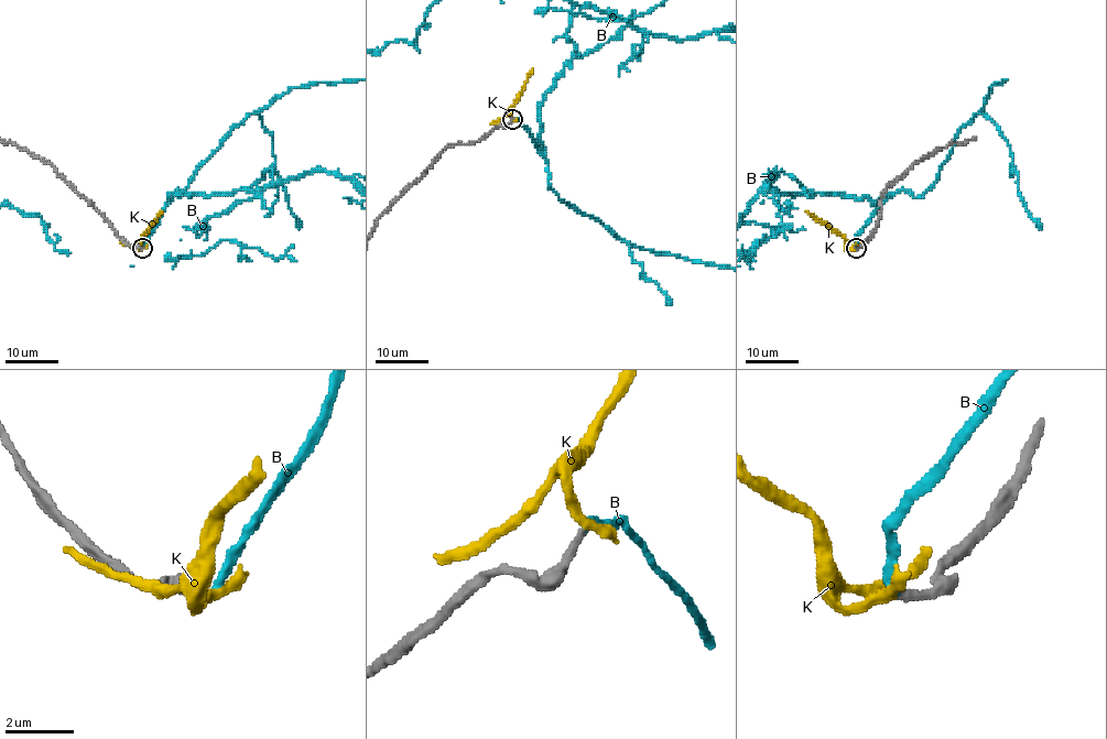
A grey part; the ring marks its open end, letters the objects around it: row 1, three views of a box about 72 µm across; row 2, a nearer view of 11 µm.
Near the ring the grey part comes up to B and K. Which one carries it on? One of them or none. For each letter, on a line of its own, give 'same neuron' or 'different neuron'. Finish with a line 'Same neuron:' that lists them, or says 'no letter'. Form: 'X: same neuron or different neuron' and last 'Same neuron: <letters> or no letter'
B: same neuron
K: different neuron
Same neuron: B

